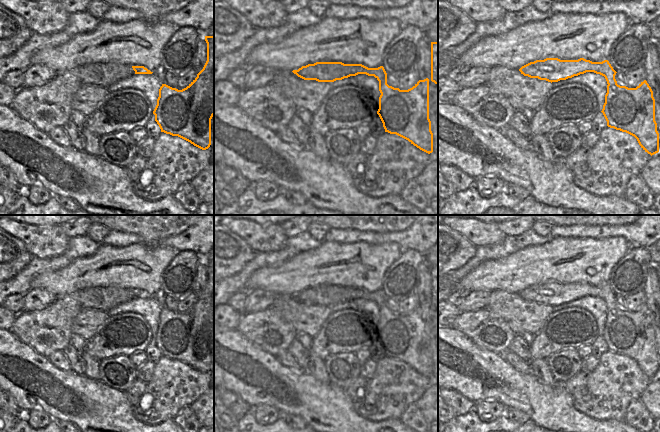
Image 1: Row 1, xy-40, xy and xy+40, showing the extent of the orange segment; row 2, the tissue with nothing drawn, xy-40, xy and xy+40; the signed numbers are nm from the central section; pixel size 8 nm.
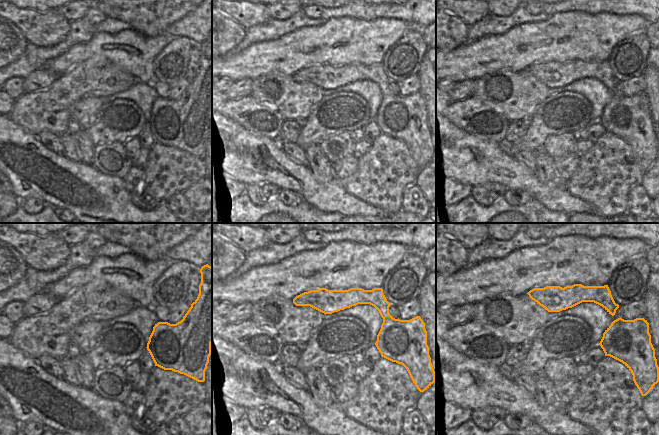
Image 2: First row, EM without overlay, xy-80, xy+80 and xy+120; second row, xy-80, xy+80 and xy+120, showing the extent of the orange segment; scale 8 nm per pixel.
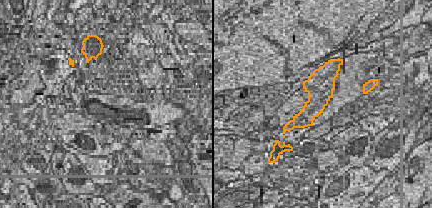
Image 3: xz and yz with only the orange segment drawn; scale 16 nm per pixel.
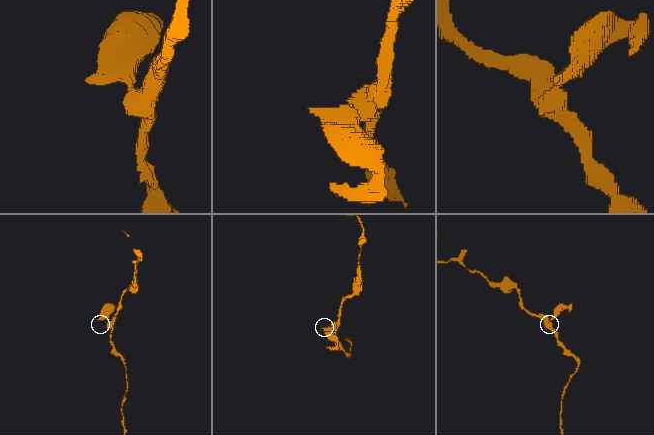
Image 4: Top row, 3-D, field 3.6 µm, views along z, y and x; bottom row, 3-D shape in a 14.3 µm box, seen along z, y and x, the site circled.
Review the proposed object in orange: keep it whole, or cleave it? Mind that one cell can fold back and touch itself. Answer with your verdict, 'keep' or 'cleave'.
cleave

